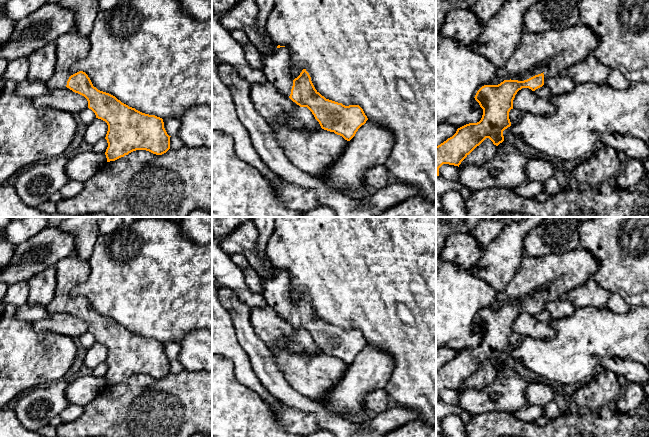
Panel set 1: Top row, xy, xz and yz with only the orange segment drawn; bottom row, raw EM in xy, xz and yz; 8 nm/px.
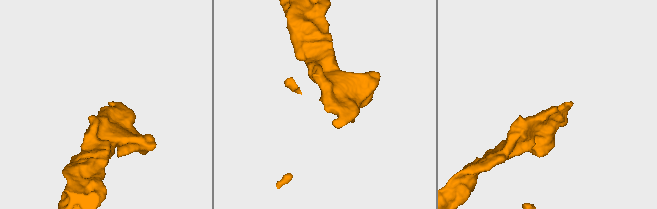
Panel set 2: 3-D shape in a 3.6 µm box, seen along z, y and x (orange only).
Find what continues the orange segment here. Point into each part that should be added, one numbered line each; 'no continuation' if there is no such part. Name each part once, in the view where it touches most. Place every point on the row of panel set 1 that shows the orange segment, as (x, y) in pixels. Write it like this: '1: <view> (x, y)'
no continuation

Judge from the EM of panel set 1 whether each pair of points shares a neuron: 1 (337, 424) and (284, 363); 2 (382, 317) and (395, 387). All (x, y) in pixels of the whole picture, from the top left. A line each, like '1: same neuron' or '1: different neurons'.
1: different neurons
2: same neuron

